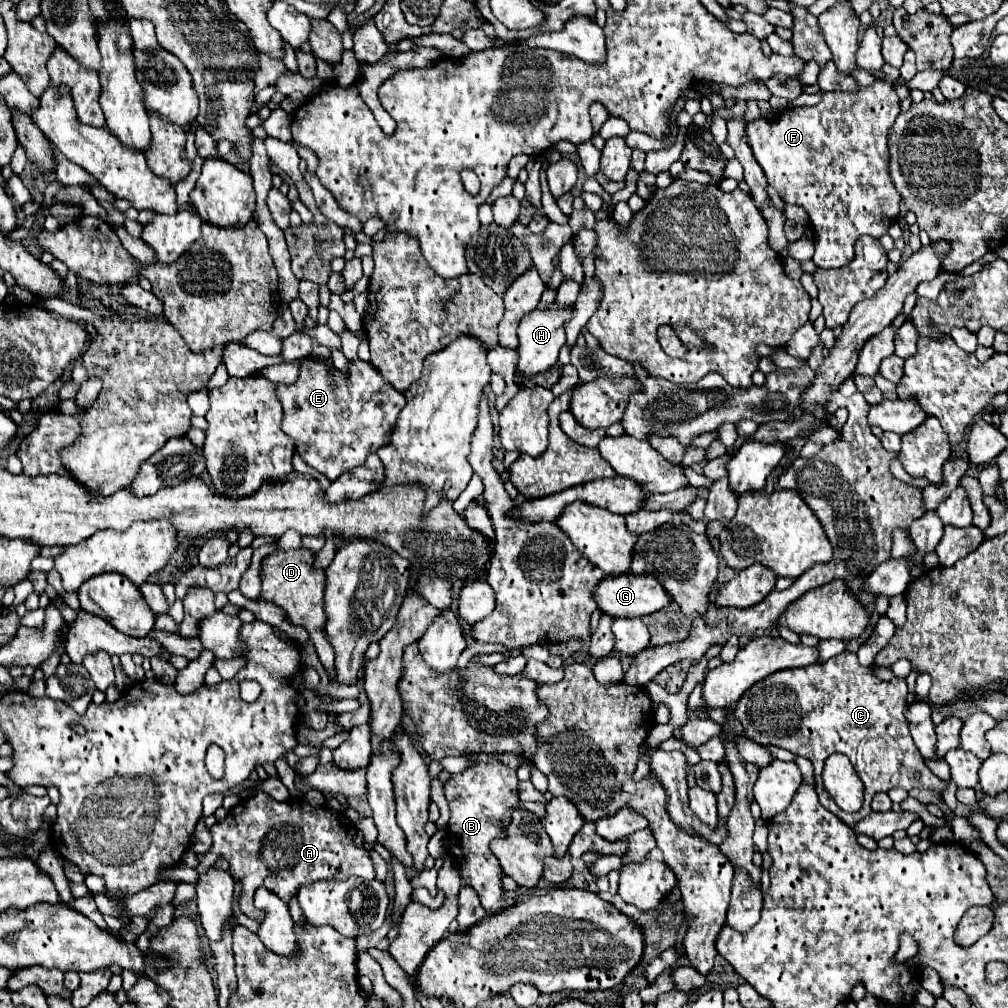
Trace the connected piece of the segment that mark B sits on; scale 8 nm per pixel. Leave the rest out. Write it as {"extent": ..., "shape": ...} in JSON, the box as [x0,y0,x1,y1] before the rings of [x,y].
{"extent":[445,754,519,914],"shape":[[[473,754],[477,760],[475,766],[467,768],[463,774],[453,774],[445,784],[445,796],[451,808],[451,818],[447,824],[449,840],[447,852],[459,864],[461,886],[471,886],[481,906],[495,914],[501,910],[503,900],[503,870],[497,856],[491,852],[491,840],[505,838],[505,828],[511,824],[511,814],[519,808],[519,790],[517,774],[499,762],[497,754]]]}

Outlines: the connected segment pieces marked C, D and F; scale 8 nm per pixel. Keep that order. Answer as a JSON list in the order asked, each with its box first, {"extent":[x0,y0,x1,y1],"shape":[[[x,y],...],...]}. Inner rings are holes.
[{"extent":[733,652,945,826],"shape":[[[843,652],[823,664],[813,664],[807,668],[791,668],[791,670],[779,670],[775,674],[769,674],[767,678],[753,684],[737,702],[733,708],[733,716],[741,722],[745,728],[745,738],[753,740],[761,746],[777,746],[793,752],[795,756],[803,756],[811,760],[815,766],[815,790],[819,794],[819,802],[833,812],[841,822],[847,826],[855,826],[865,816],[871,814],[871,798],[877,792],[889,792],[891,788],[937,788],[943,790],[945,782],[941,782],[937,776],[931,774],[931,770],[925,766],[921,754],[917,754],[917,748],[913,746],[913,738],[909,738],[909,726],[905,722],[905,710],[907,710],[907,684],[905,680],[893,678],[891,682],[883,682],[877,676],[871,674],[865,666],[859,664],[857,654]],[[831,754],[845,754],[855,770],[859,772],[859,778],[865,784],[865,802],[859,812],[855,814],[843,814],[839,806],[833,802],[833,798],[827,794],[821,782],[821,766]]]},{"extent":[257,548,335,670],"shape":[[[299,548],[299,550],[277,550],[273,556],[263,560],[261,594],[257,600],[263,602],[273,602],[279,608],[287,608],[287,594],[289,594],[289,610],[285,610],[285,616],[291,620],[291,624],[301,626],[309,632],[311,641],[315,644],[321,664],[327,670],[333,670],[335,654],[333,647],[323,634],[323,624],[325,624],[325,610],[321,606],[321,594],[325,590],[325,572],[323,570],[315,570],[313,568],[313,552],[309,552],[307,548]]]},{"extent":[747,80,901,268],"shape":[[[875,80],[871,86],[857,86],[857,94],[851,92],[823,92],[823,98],[815,106],[787,108],[773,120],[755,120],[747,124],[747,136],[751,150],[763,168],[767,182],[779,192],[783,202],[801,206],[807,216],[815,238],[813,262],[819,268],[841,268],[855,258],[855,242],[859,236],[869,234],[881,238],[889,226],[895,224],[901,210],[901,196],[893,182],[889,182],[889,150],[887,132],[901,112],[901,100],[893,88],[883,80]]]}]

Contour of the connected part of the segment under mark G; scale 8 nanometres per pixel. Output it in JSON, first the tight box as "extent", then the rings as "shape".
{"extent":[593,576,671,618],"shape":[[[613,576],[603,578],[593,590],[597,608],[613,618],[641,618],[671,602],[663,586],[653,576]]]}

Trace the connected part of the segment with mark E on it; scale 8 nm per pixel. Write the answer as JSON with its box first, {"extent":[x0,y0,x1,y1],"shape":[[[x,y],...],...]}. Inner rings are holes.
{"extent":[277,358,405,480],"shape":[[[307,358],[301,364],[299,380],[291,386],[285,386],[285,384],[277,386],[277,396],[285,412],[283,424],[281,424],[283,432],[295,440],[295,446],[301,458],[315,470],[329,476],[329,480],[339,478],[345,470],[363,466],[369,452],[377,452],[381,446],[385,446],[391,438],[399,412],[405,408],[405,396],[393,386],[389,386],[389,382],[381,378],[375,366],[363,360],[357,360],[355,364],[351,364],[349,378],[345,378],[341,372],[335,372],[335,376],[329,376],[323,362],[315,358]]]}

